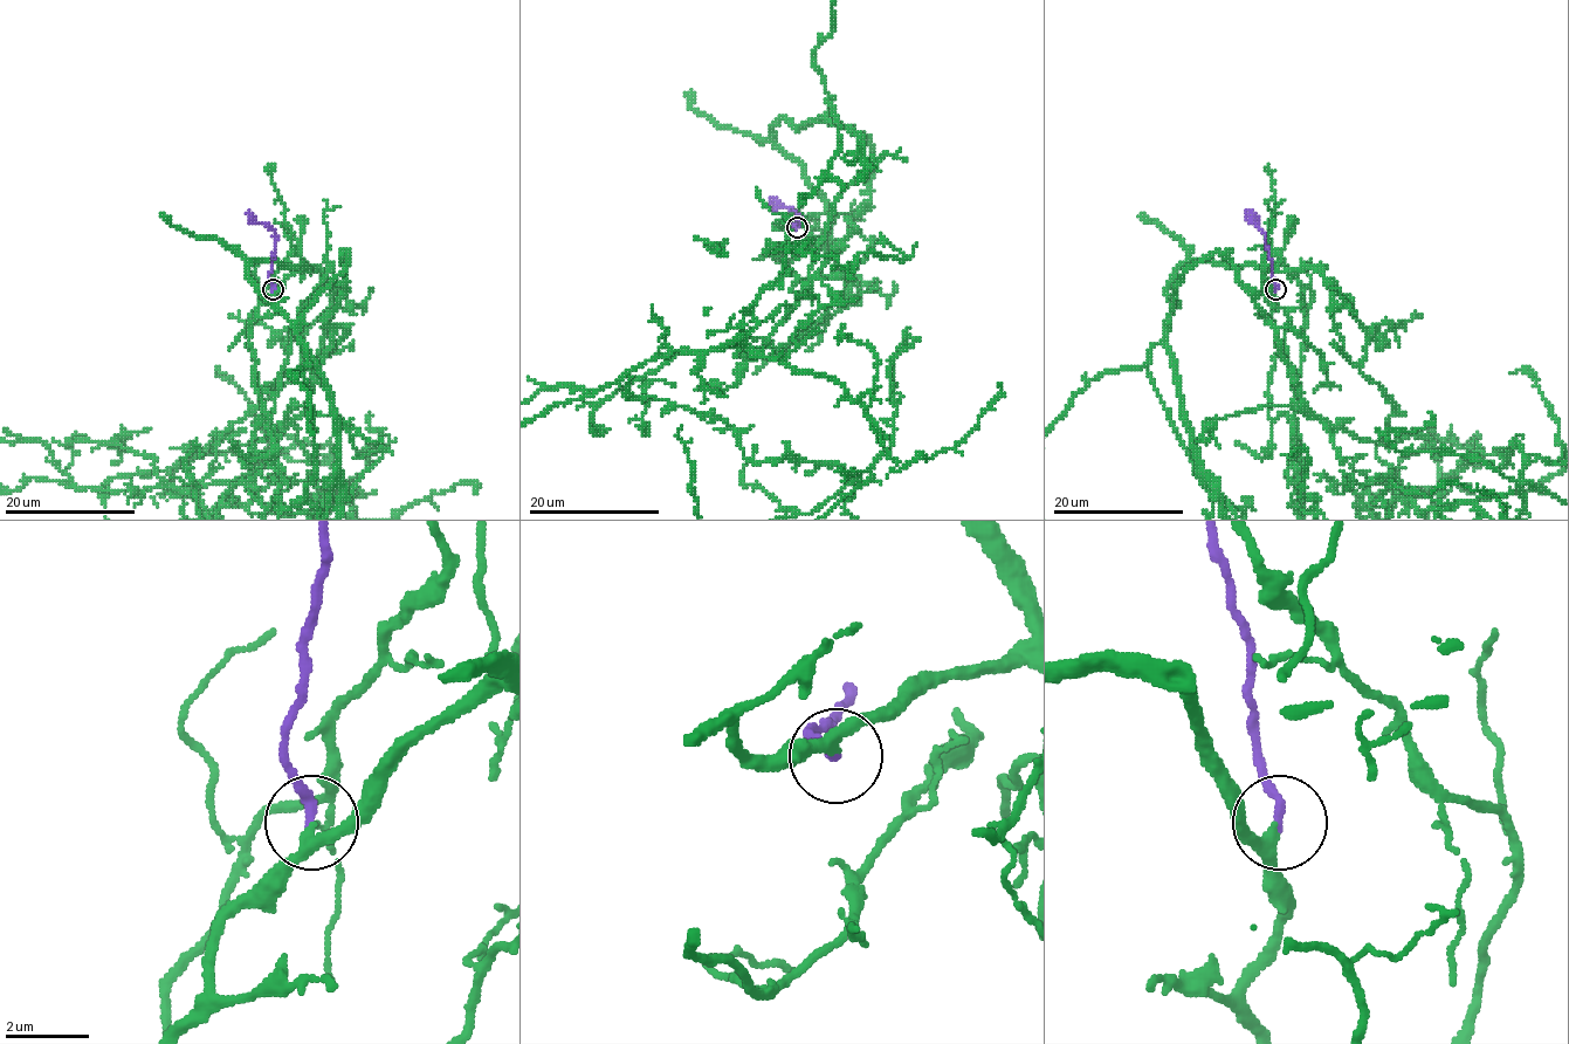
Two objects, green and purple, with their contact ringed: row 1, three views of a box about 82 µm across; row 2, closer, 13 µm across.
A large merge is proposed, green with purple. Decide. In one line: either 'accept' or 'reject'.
accept

